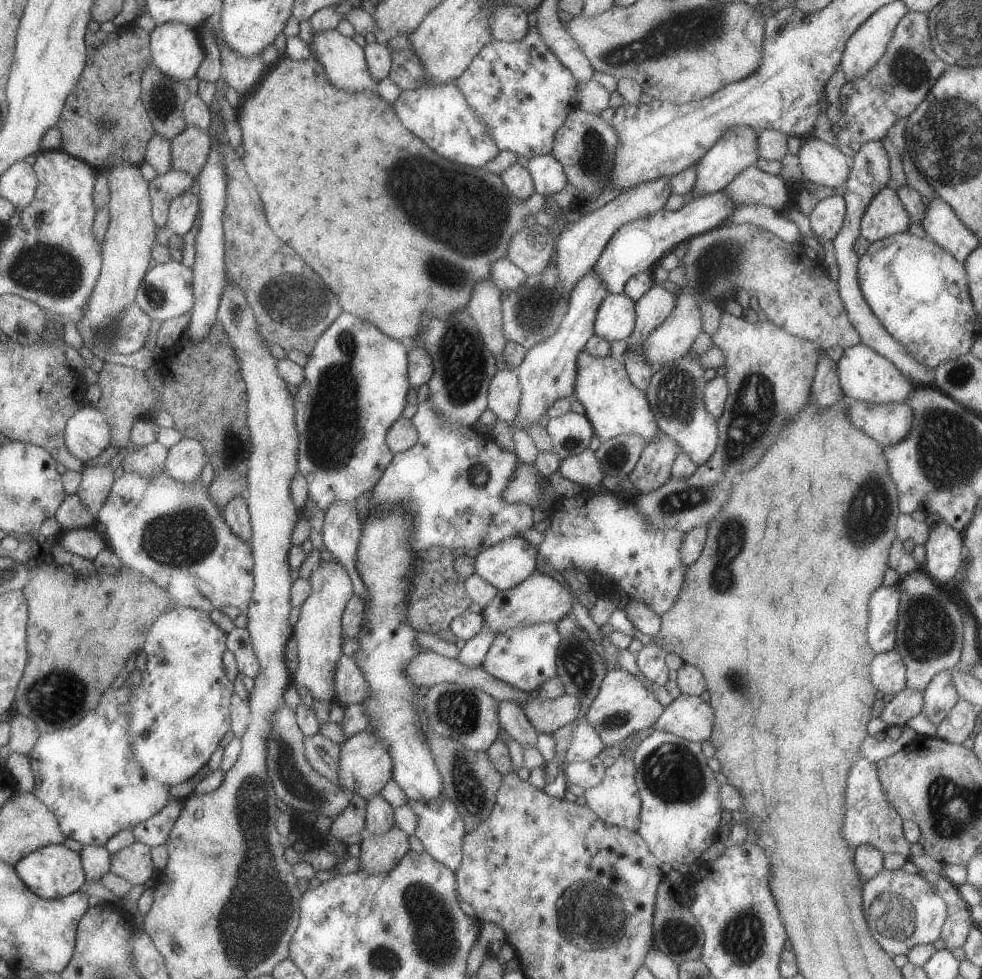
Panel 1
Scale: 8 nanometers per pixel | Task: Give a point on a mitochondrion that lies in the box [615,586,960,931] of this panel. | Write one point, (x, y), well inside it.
(672, 773)

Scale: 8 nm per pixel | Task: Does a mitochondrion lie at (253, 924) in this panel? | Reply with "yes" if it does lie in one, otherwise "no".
yes

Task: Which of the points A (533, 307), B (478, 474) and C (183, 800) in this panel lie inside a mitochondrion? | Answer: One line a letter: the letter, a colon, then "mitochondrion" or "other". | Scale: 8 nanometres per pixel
A: mitochondrion
B: mitochondrion
C: other

